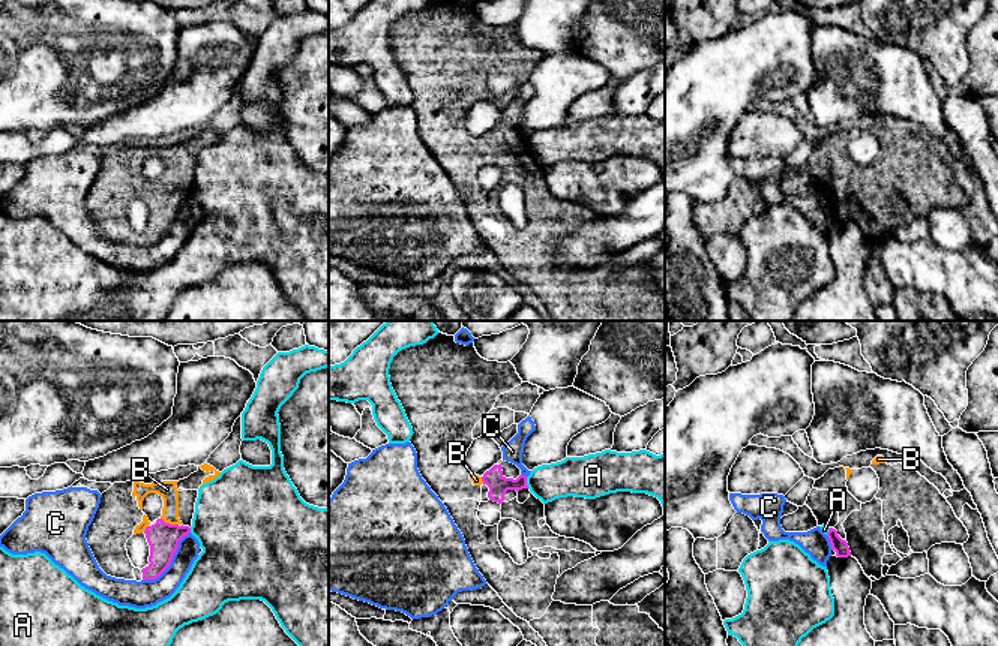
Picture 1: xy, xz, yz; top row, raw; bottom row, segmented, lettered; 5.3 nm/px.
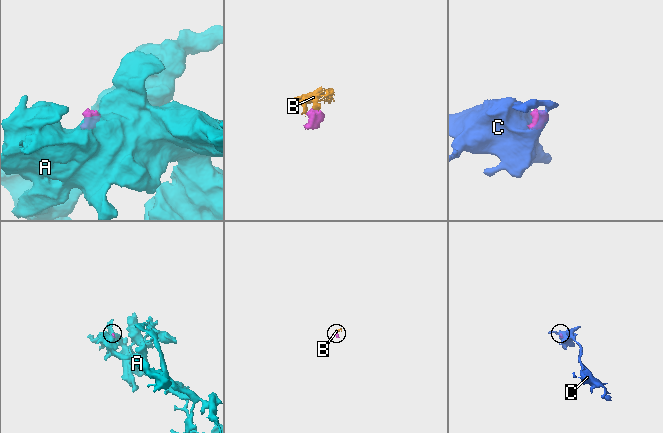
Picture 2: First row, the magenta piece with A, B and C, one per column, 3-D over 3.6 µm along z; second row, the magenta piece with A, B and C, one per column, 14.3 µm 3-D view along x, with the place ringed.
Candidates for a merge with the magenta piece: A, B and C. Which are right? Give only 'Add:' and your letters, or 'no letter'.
Add: B

